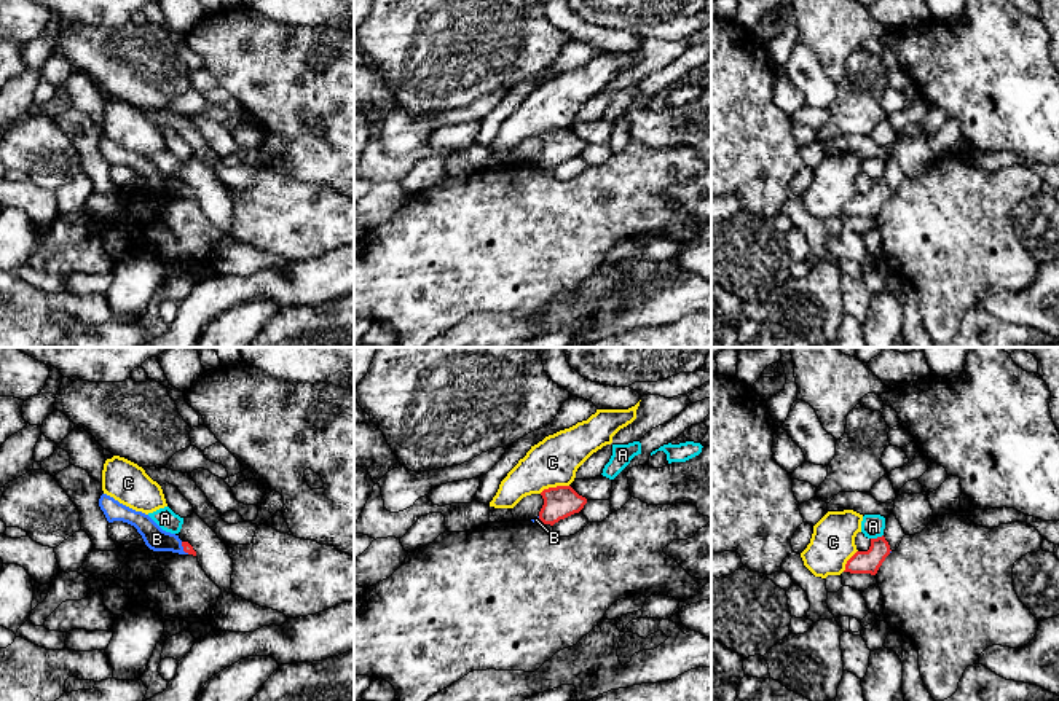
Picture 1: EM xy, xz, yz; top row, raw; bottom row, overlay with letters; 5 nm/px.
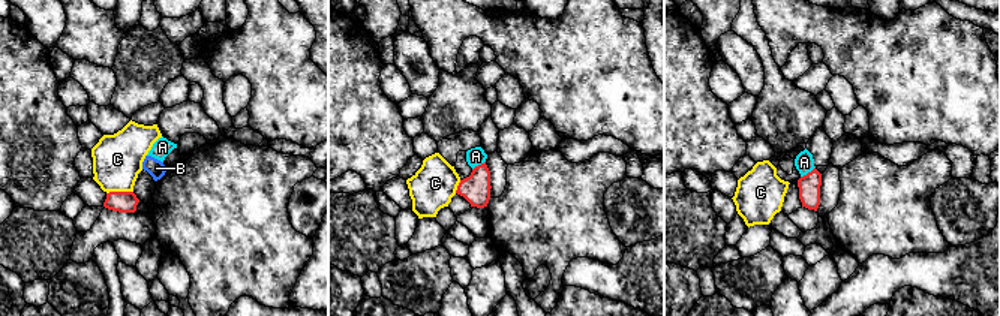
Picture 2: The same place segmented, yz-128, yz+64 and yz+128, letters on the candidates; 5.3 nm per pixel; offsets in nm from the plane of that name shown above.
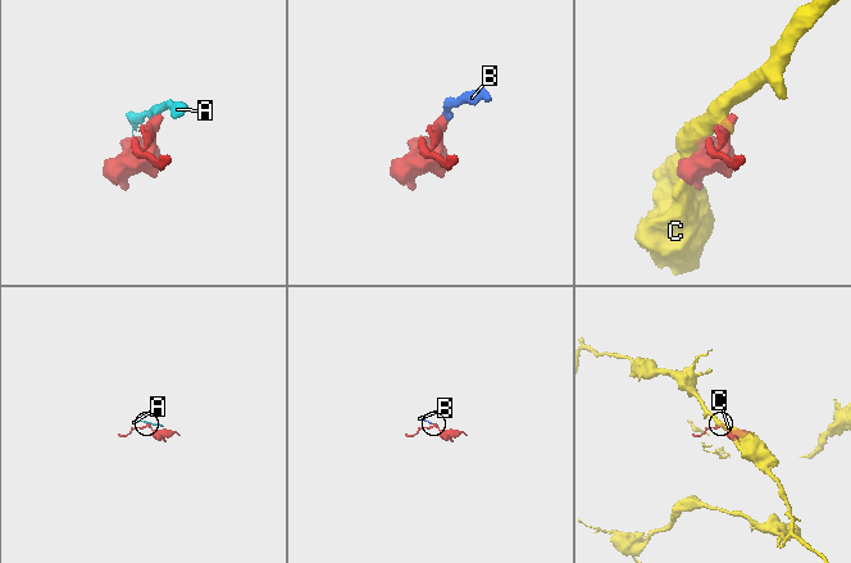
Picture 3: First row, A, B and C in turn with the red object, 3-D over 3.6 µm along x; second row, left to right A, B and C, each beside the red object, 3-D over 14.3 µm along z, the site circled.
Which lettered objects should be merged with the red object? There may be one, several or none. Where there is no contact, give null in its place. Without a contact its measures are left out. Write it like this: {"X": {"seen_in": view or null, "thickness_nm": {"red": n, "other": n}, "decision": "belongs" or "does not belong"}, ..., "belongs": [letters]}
{"A": {"seen_in": "yz", "thickness_nm": {"red": 120, "other": 120}, "decision": "does not belong"}, "B": {"seen_in": "xy", "thickness_nm": {"red": 50, "other": 120}, "decision": "belongs"}, "C": {"seen_in": "xz", "thickness_nm": {"red": 160, "other": 240}, "decision": "does not belong"}, "belongs": ["B"]}

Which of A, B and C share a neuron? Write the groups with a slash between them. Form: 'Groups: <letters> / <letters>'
Groups: A / B / C

